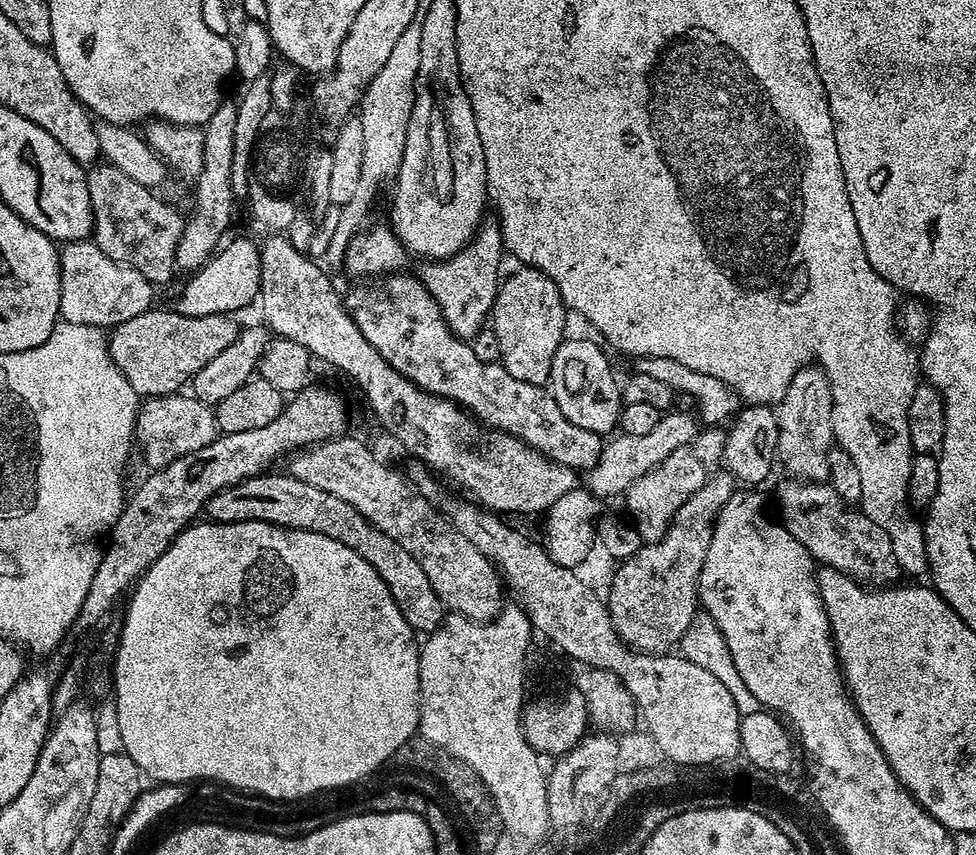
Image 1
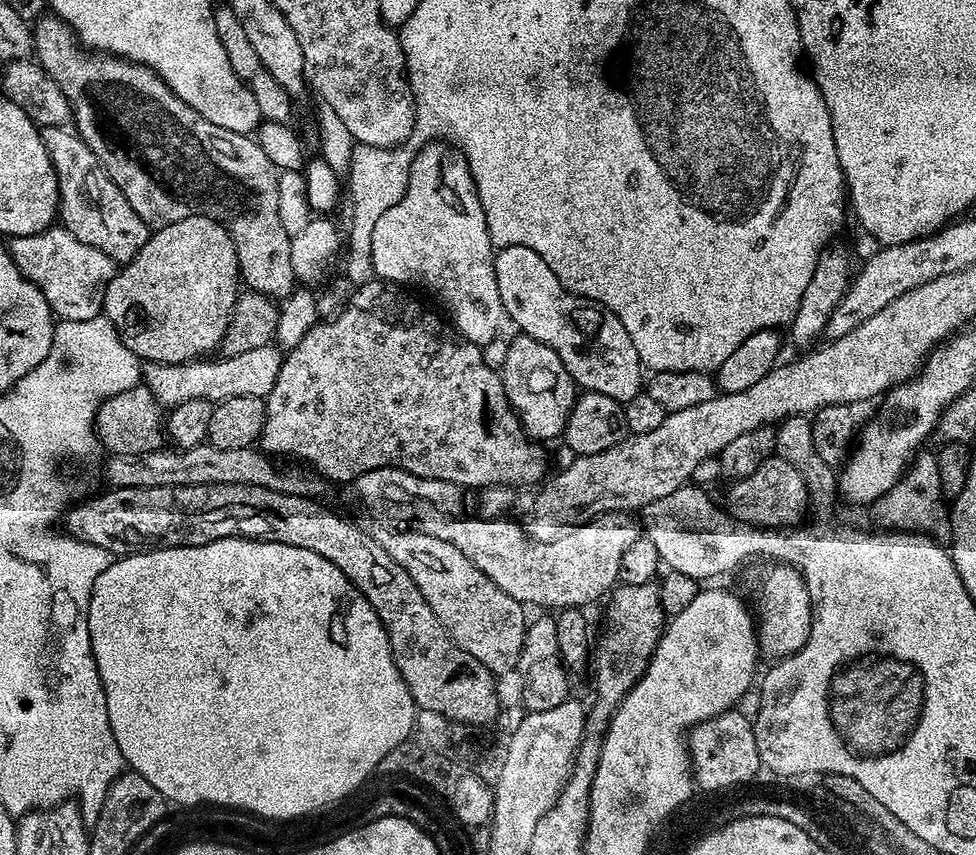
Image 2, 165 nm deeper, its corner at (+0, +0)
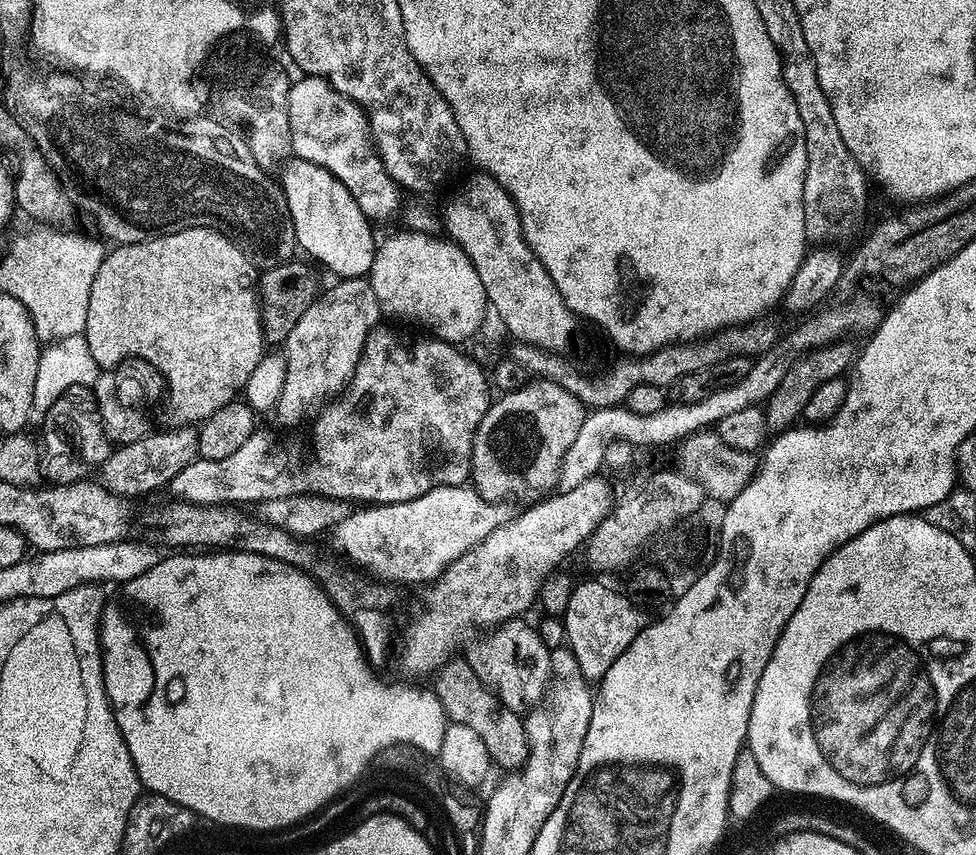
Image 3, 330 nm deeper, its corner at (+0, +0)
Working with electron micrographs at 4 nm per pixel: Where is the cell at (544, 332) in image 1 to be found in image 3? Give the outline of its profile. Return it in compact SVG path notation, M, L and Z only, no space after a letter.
M545 378L529 379L527 383L521 385L516 391L497 395L492 403L488 405L486 414L476 431L476 437L472 440L472 475L470 480L476 491L480 493L482 498L499 501L501 498L508 498L504 496L520 496L523 492L536 492L539 488L549 487L548 489L551 489L555 485L556 476L560 472L562 458L570 450L570 446L574 446L574 438L578 435L578 429L582 426L585 415L586 409L584 405L581 404L578 398L574 398L574 394L567 392L562 385L556 384L555 381Z

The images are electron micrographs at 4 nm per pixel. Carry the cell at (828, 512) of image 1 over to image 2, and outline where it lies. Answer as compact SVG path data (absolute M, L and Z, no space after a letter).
M767 456L758 470L754 470L754 474L731 481L727 486L726 509L730 515L744 523L750 523L761 530L784 530L790 526L787 524L796 524L800 519L805 519L808 508L807 484L802 475L790 466L790 462L780 456Z

